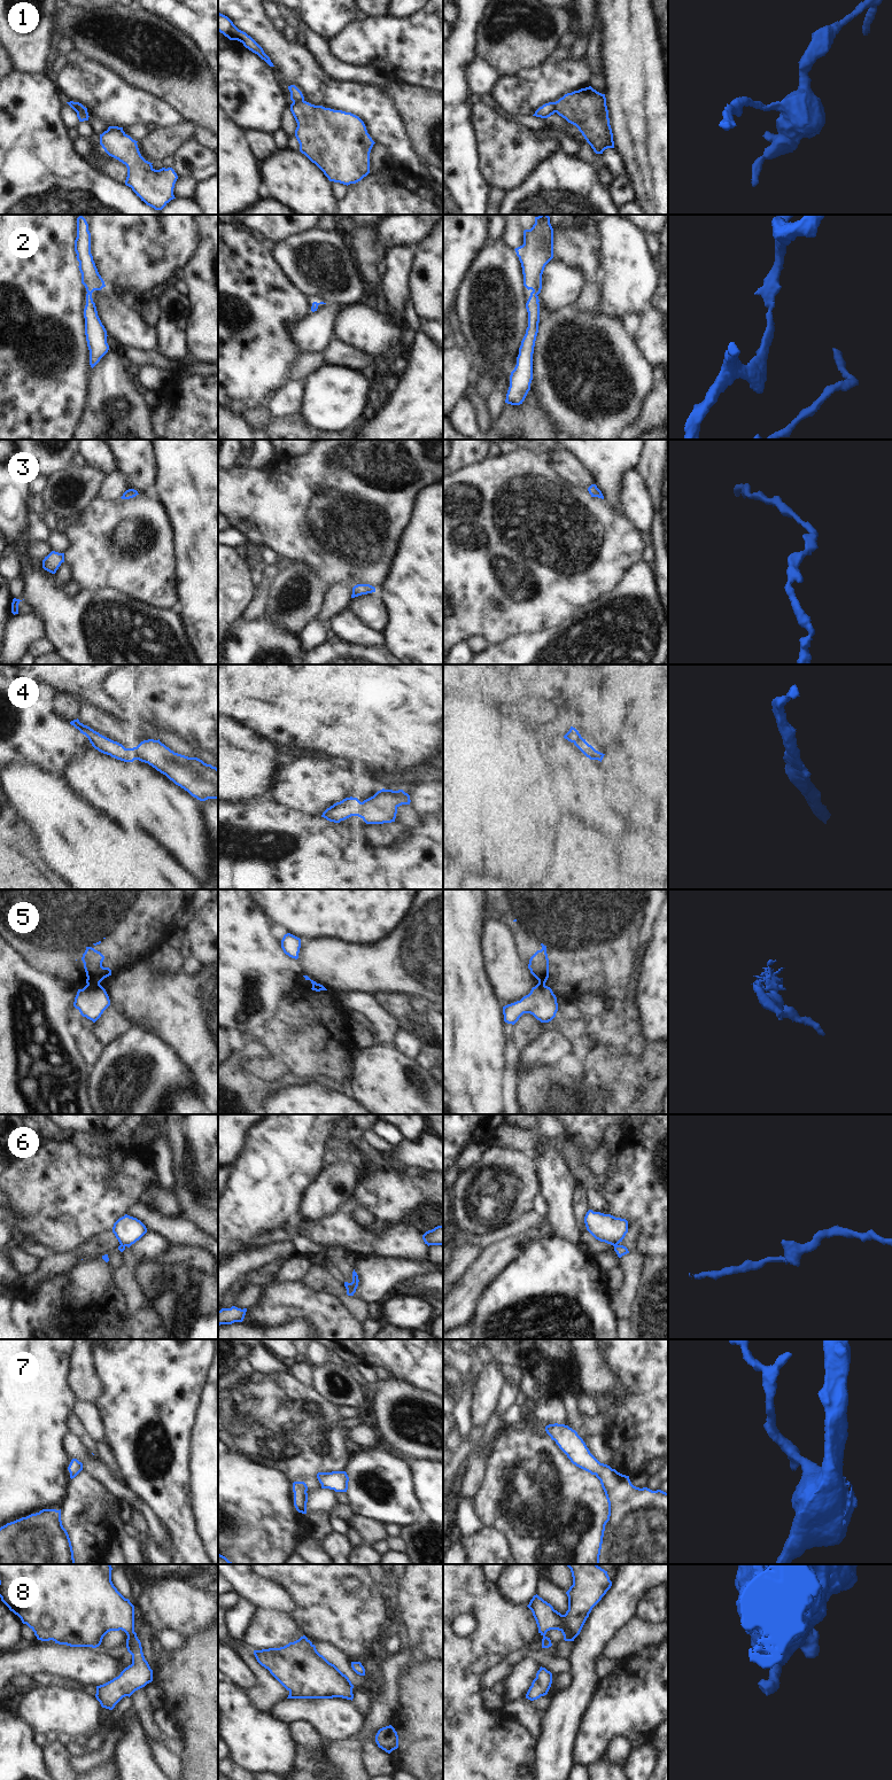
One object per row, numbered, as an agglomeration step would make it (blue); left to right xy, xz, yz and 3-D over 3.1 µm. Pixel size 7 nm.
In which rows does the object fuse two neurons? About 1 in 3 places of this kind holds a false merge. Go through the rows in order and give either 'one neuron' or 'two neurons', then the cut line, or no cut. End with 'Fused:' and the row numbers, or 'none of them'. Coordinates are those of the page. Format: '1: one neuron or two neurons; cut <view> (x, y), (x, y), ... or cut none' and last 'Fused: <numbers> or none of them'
1: two neurons; cut xy (76, 110), (84, 110), (86, 113)
2: one neuron; cut none
3: one neuron; cut none
4: one neuron; cut none
5: two neurons; cut xy (99, 982), (87, 985)
6: two neurons; cut yz (617, 1244), (614, 1246)
7: one neuron; cut none
8: one neuron; cut none
Fused: 1, 5, 6

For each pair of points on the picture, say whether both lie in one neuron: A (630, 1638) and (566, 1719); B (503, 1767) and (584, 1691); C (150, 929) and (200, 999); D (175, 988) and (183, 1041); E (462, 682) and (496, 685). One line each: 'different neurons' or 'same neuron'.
A: different neurons
B: different neurons
C: different neurons
D: same neuron
E: same neuron

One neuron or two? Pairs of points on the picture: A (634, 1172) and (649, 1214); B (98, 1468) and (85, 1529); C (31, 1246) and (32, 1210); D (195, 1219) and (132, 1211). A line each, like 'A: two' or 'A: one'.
A: one
B: two
C: two
D: two

